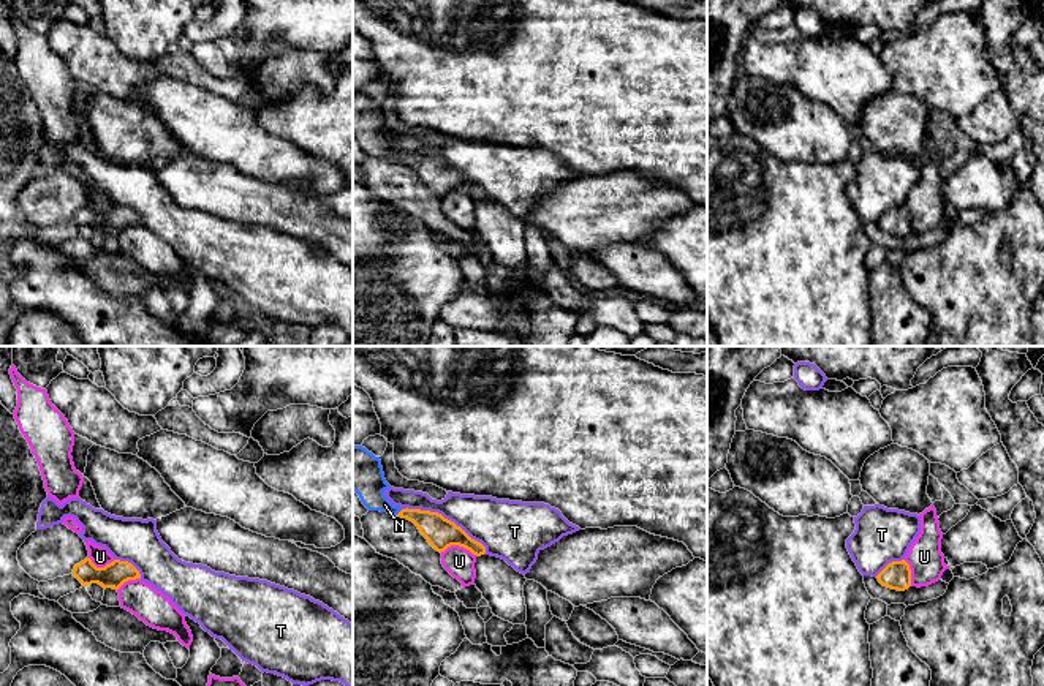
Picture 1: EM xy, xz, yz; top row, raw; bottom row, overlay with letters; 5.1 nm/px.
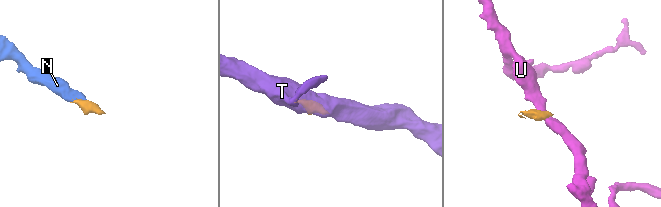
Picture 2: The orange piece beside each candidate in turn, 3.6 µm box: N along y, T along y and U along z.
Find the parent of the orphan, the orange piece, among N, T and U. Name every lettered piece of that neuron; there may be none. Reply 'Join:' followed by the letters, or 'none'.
Join: N

